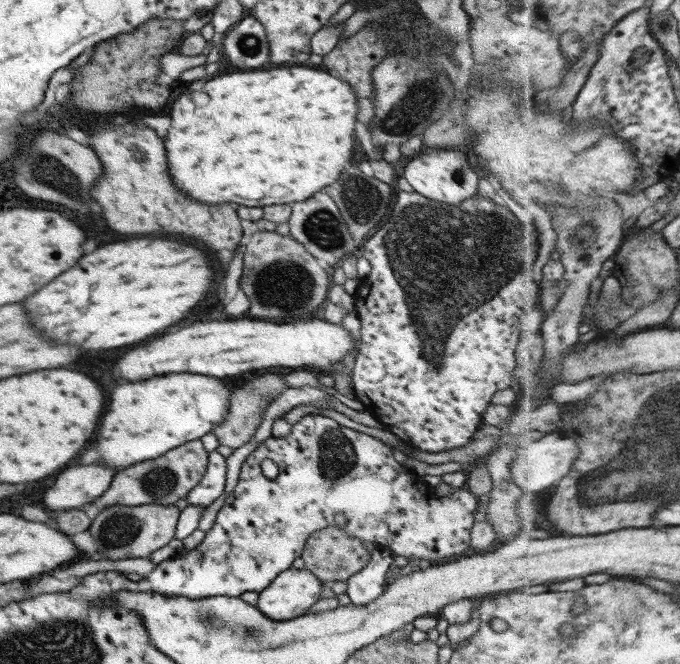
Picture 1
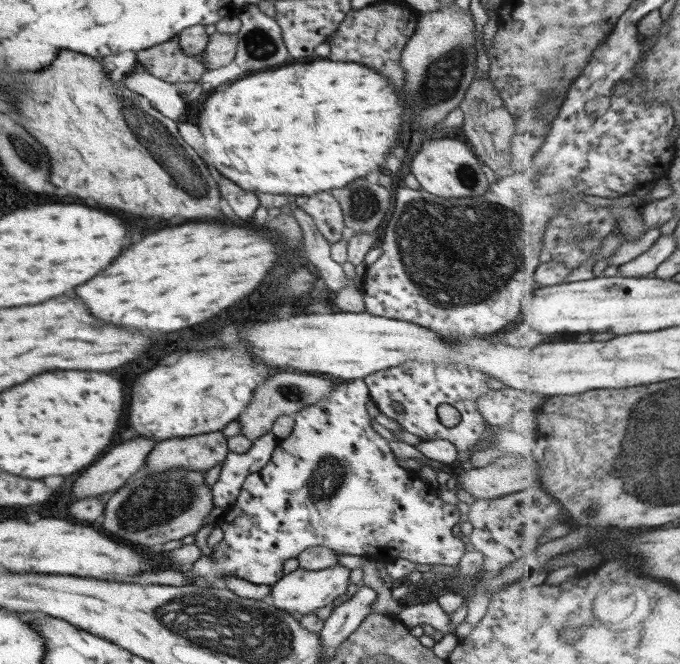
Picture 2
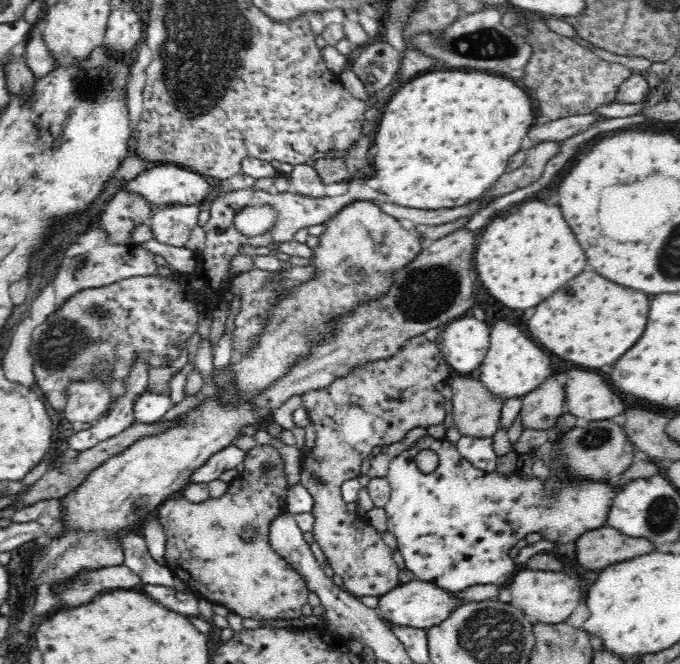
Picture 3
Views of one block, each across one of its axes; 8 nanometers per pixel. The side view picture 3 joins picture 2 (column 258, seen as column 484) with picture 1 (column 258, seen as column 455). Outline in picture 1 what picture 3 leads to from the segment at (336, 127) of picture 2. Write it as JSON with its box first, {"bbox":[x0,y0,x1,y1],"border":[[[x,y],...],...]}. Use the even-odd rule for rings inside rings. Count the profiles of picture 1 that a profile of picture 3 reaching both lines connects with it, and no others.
{"bbox":[166,68,358,206],"border":[[[278,68],[278,70],[252,70],[252,72],[234,72],[234,74],[224,74],[218,78],[208,78],[200,90],[188,89],[188,92],[182,92],[170,109],[170,128],[166,134],[166,154],[168,154],[168,174],[172,176],[172,184],[180,188],[188,198],[200,202],[200,204],[224,204],[224,202],[236,202],[242,206],[268,206],[280,204],[294,204],[299,201],[307,200],[312,195],[320,192],[324,184],[333,184],[338,180],[340,172],[344,170],[346,164],[350,164],[354,144],[356,144],[356,134],[352,130],[354,118],[356,118],[358,106],[354,98],[354,90],[330,76],[328,72],[314,70],[314,68]]]}

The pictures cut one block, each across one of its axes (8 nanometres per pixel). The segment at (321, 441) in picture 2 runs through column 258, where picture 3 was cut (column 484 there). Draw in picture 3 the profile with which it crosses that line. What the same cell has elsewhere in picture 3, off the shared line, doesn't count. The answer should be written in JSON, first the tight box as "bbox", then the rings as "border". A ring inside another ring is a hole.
{"bbox":[385,435,616,593],"border":[[[429,435],[418,439],[413,447],[390,461],[386,476],[391,486],[390,498],[385,506],[387,530],[396,536],[405,568],[411,570],[418,580],[434,583],[453,593],[462,592],[464,588],[475,584],[502,585],[517,570],[508,552],[526,534],[540,532],[544,540],[551,540],[558,546],[570,546],[584,532],[606,526],[608,512],[616,496],[614,485],[608,480],[563,481],[554,475],[542,481],[535,475],[524,478],[519,471],[512,474],[502,474],[497,470],[484,472],[470,462],[462,464],[462,461],[464,459],[457,445],[450,443],[447,438],[434,439]],[[420,450],[434,450],[438,454],[440,462],[434,472],[424,474],[416,468],[414,456]]]}

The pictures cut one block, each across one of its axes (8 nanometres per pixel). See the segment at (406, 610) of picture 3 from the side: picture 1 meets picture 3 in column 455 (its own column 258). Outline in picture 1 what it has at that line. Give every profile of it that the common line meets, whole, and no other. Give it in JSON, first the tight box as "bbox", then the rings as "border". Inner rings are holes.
{"bbox":[255,566,330,620],"border":[[[292,566],[281,572],[262,592],[259,592],[255,606],[272,620],[290,620],[308,612],[309,608],[322,598],[324,583],[330,584],[320,580],[306,568],[296,569]]]}

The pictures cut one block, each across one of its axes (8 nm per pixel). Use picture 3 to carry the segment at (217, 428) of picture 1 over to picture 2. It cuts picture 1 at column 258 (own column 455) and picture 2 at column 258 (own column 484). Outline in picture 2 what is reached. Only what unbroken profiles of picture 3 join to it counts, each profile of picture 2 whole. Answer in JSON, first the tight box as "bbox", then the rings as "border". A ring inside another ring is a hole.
{"bbox":[238,370,336,441],"border":[[[291,370],[276,373],[256,388],[252,400],[240,413],[238,420],[241,424],[241,435],[252,441],[264,436],[271,431],[274,421],[279,416],[283,414],[290,416],[300,412],[305,406],[312,406],[323,398],[329,398],[335,389],[336,382],[335,379],[313,373],[292,372]]]}

